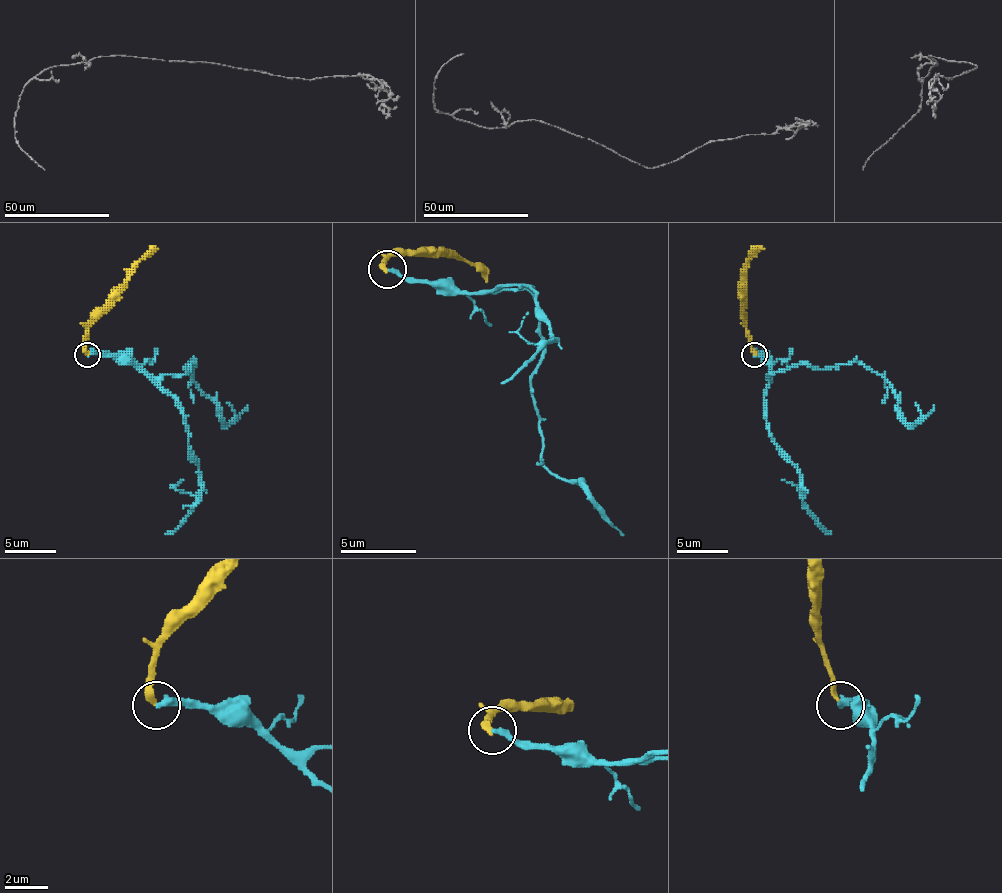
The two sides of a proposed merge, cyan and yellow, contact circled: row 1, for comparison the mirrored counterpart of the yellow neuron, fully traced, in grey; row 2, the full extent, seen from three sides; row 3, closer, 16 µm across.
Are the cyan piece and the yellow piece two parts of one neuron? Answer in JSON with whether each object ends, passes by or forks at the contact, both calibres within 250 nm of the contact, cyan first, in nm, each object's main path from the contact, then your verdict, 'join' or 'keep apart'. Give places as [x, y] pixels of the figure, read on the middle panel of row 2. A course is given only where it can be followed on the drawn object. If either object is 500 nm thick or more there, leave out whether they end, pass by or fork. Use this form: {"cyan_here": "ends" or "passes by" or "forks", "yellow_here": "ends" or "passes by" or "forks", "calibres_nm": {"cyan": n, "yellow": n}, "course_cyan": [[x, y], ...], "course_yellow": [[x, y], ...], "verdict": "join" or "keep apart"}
{"cyan_here": "ends", "yellow_here": "ends", "calibres_nm": {"cyan": 280, "yellow": 240}, "course_cyan": [[388, 268], [407, 280], [532, 295], [543, 337], [532, 378], [543, 462], [577, 481], [623, 534]], "course_yellow": [[384, 268], [388, 257], [456, 253], [486, 283]], "verdict": "keep apart"}

